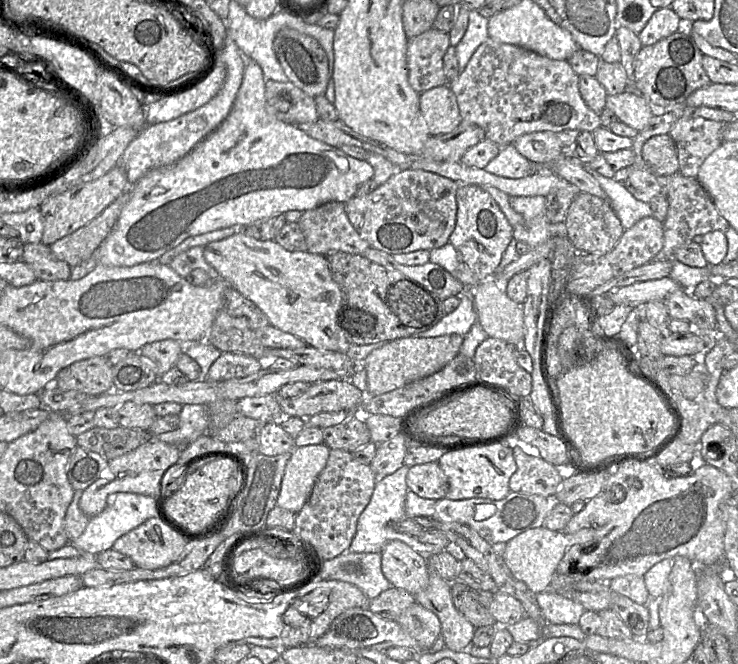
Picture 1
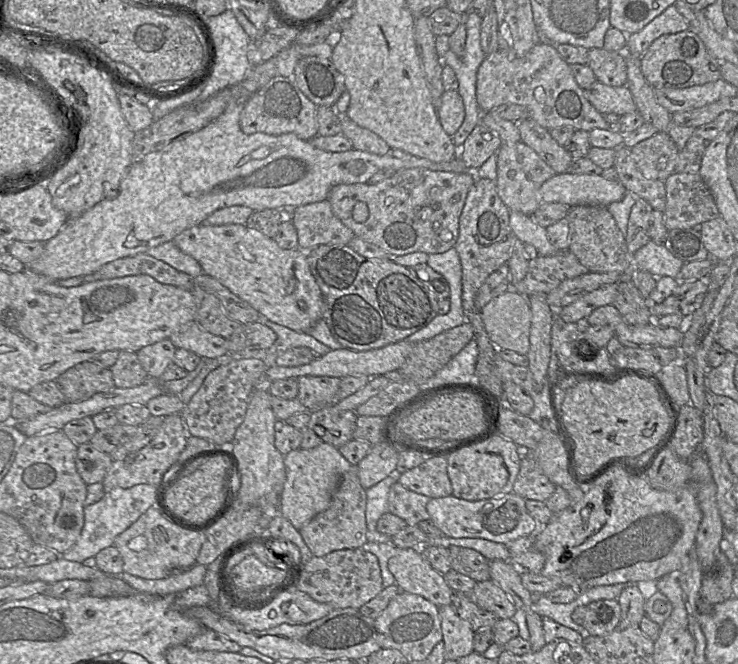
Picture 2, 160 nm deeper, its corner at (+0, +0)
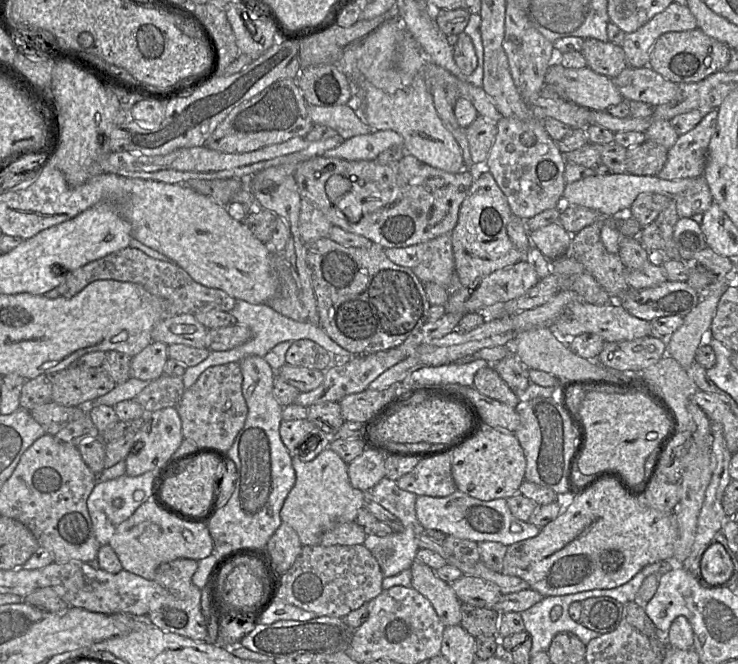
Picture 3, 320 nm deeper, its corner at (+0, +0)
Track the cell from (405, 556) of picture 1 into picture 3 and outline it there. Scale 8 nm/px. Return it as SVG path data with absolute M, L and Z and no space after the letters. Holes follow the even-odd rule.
M415 560L411 567L411 587L426 597L445 626L461 623L461 604L456 593L426 564Z

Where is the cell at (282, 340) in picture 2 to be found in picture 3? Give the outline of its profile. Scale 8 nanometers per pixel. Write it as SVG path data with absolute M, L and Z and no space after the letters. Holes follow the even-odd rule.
M236 300L235 307L229 311L229 313L237 319L238 324L247 326L251 329L253 333L252 339L227 351L211 351L209 356L201 363L196 366L187 367L182 376L185 389L191 387L198 377L210 367L229 362L240 362L250 355L264 357L274 346L285 341L309 339L332 353L337 359L351 359L354 356L334 342L319 325L314 325L309 321L299 322L292 320L276 312L268 304L251 304L243 300Z

